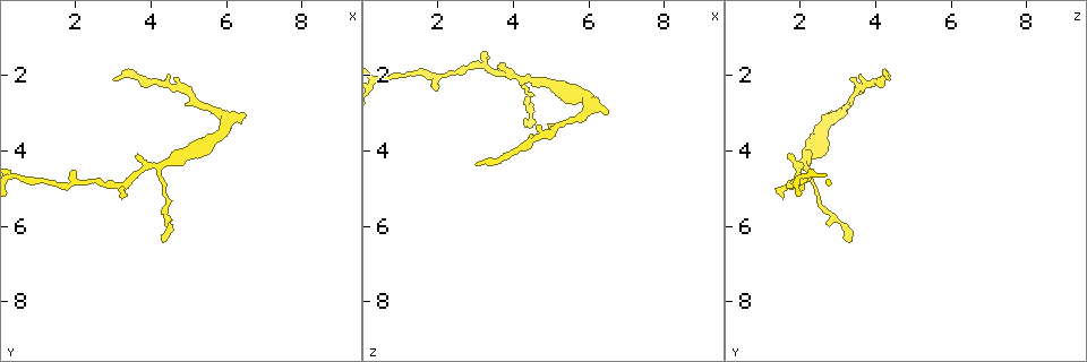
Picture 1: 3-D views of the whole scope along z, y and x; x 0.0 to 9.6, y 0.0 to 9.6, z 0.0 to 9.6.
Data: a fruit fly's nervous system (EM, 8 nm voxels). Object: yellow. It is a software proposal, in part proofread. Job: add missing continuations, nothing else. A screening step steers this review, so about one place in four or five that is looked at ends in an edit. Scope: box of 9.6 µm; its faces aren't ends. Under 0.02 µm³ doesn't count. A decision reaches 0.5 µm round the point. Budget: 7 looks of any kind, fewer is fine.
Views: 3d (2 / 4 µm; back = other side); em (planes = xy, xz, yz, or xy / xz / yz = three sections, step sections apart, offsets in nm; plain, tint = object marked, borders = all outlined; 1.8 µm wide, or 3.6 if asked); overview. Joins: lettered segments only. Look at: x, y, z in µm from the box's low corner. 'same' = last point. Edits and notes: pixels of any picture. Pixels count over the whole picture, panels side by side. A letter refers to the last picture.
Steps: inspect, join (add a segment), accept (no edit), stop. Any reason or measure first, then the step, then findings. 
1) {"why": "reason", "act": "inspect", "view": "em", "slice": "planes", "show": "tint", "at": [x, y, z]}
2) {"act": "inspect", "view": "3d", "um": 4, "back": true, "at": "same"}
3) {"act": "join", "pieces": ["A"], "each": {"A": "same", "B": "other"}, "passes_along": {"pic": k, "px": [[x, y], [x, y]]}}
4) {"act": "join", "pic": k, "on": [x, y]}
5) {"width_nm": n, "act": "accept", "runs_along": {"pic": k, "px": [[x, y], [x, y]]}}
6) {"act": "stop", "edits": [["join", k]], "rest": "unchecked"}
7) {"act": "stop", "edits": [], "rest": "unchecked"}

{"why": "end of a long branch", "act": "inspect", "view": "em", "slice": "planes", "show": "borders", "at": [3.05, 2.10, 4.35]}

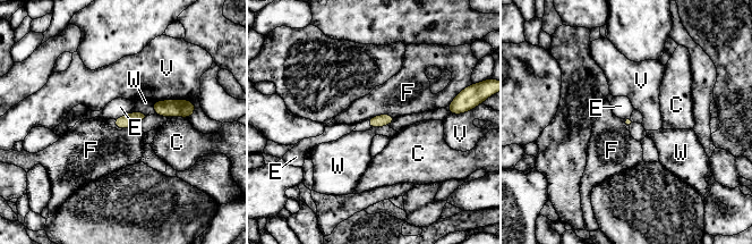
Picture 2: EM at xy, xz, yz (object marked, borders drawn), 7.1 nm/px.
{"act": "accept", "each": {"C": "other", "E": "other", "F": "other", "V": "other", "W": "other"}, "border": {"pic": 2, "px": [[128, 112], [114, 119]]}, "found": "no lettered segment goes on from it"}

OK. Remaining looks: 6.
{"why": "small branch off a trunk", "act": "inspect", "view": "3d", "um": 2, "back": true, "at": [4.25, 4.45, 2.05]}

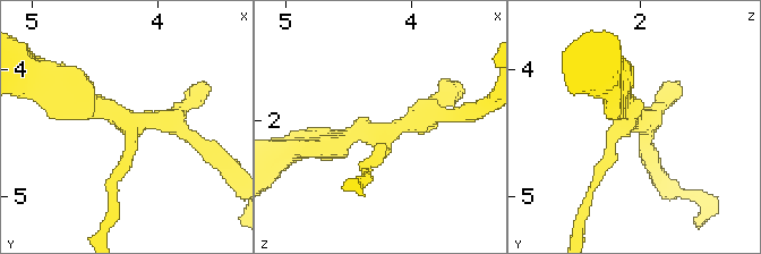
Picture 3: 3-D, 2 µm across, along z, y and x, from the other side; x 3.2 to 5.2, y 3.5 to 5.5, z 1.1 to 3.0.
{"act": "inspect", "view": "em", "slice": "planes", "show": "borders", "at": [4.32, 4.38, 2.10]}

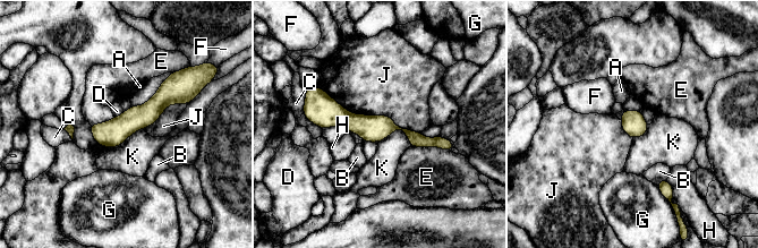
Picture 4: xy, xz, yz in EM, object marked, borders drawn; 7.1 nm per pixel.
{"act": "accept", "each": {"A": "other", "B": "other", "C": "other", "D": "other", "E": "other", "F": "other", "G": "other", "H": "other", "J": "other", "K": "other"}, "runs_along": {"pic": 4, "px": [[313, 114], [397, 127], [418, 140], [445, 144]]}, "found": "none of them fits"}

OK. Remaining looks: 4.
{"why": "branch stops here", "act": "inspect", "view": "3d", "um": 2, "at": [4.35, 6.45, 3.40]}

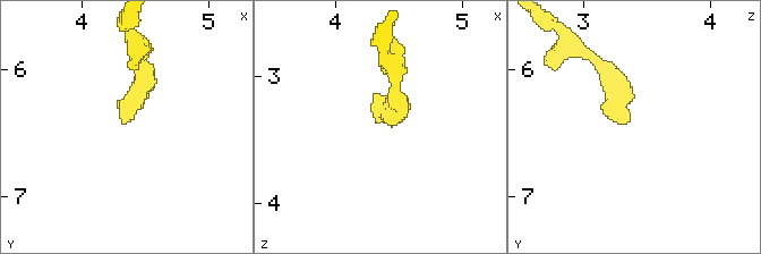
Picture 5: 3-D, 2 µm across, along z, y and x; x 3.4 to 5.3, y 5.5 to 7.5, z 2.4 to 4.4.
{"act": "inspect", "view": "em", "slice": "planes", "show": "tint", "at": [4.30, 6.42, 3.34]}

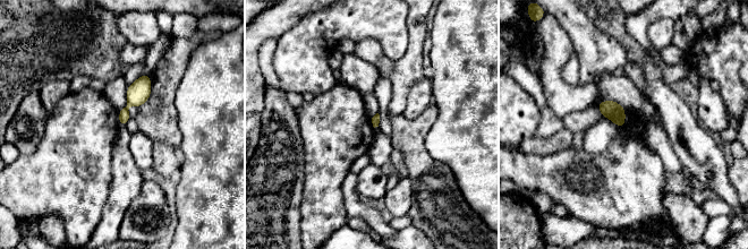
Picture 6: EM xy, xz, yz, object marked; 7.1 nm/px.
{"act": "inspect", "view": "em", "slice": "planes", "show": "borders", "at": "same"}

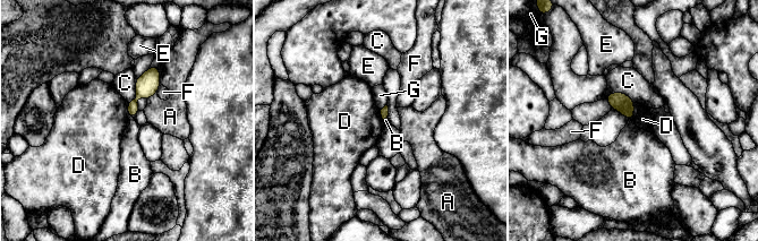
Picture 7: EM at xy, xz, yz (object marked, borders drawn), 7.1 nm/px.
{"act": "accept", "each": {"A": "other", "B": "other", "C": "other", "D": "other", "E": "other", "F": "other", "G": "other"}, "border": {"pic": 7, "px": [[635, 102], [633, 115], [630, 119]]}, "found": "no lettered segment goes on from it"}

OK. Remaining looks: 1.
{"act": "stop", "edits": [], "rest": "unchecked"}

